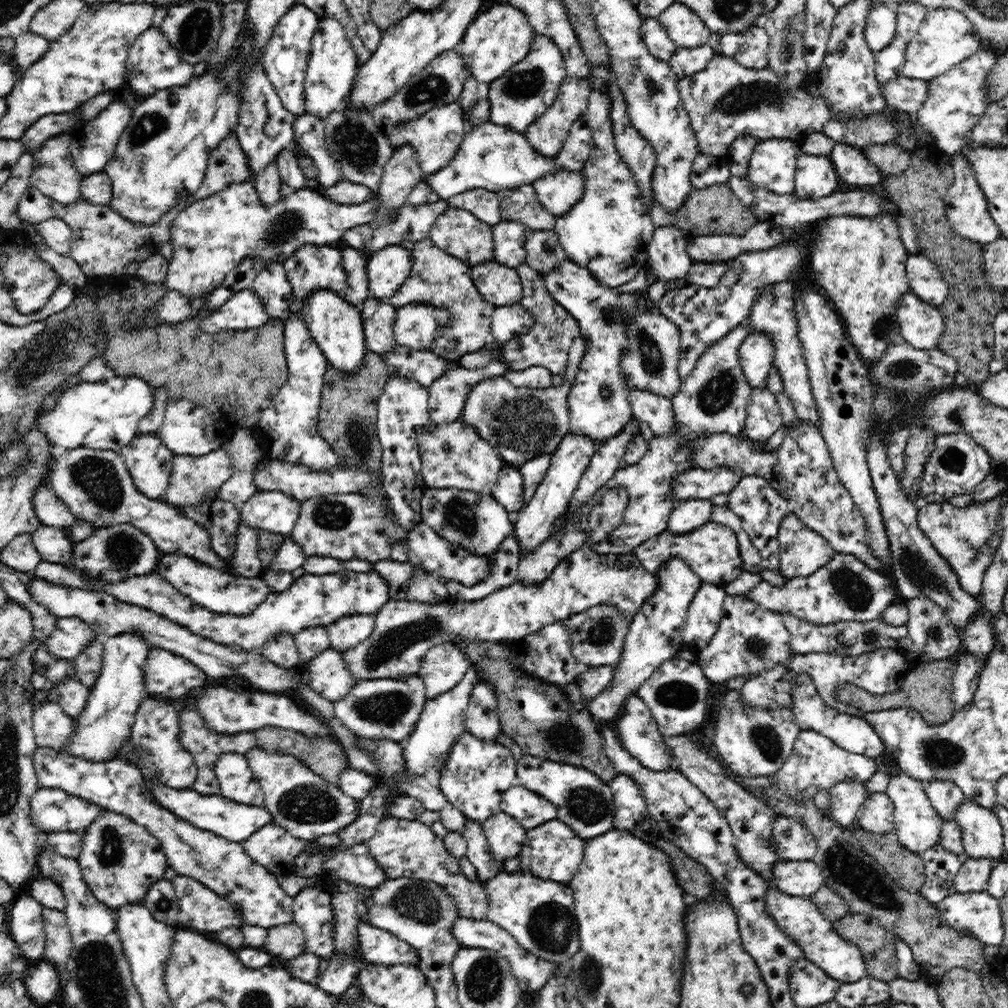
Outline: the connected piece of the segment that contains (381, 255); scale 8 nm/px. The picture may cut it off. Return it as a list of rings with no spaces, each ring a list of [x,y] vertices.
[[[387,246],[368,254],[366,270],[372,297],[380,300],[391,297],[410,276],[411,266],[410,254],[403,248]]]

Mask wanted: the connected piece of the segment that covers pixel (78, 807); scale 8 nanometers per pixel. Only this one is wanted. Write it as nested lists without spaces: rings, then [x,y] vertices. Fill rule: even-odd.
[[[40,787],[31,798],[32,822],[44,833],[77,832],[106,810],[58,788]]]

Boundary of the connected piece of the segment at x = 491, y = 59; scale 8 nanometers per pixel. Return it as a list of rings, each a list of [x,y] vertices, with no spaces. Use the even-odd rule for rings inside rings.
[[[502,2],[488,8],[486,12],[480,12],[474,22],[468,25],[457,50],[463,58],[468,74],[472,74],[476,81],[488,85],[526,58],[535,34],[534,27],[529,24],[522,10]]]

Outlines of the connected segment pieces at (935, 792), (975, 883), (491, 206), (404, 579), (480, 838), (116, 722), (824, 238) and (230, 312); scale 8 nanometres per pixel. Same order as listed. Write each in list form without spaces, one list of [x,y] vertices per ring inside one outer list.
[[[949,780],[929,781],[925,791],[936,812],[946,821],[954,820],[956,808],[967,799],[960,787]]]
[[[968,858],[954,878],[955,893],[981,892],[996,864],[994,859]]]
[[[486,189],[467,190],[446,200],[448,207],[468,210],[486,224],[494,226],[503,220],[496,192]]]
[[[386,559],[373,563],[373,570],[376,571],[387,584],[389,600],[406,599],[406,588],[410,578],[414,576],[416,565],[410,561],[394,561]]]
[[[468,818],[462,834],[467,841],[466,859],[476,869],[478,881],[484,884],[493,880],[502,871],[501,866],[496,863],[496,860],[492,857],[492,853],[490,853],[482,823]]]
[[[118,634],[103,639],[103,665],[80,716],[75,719],[76,730],[62,746],[62,751],[90,762],[106,762],[117,758],[121,746],[130,741],[131,726],[140,703],[149,692],[144,682],[144,664],[151,646],[138,634]]]
[[[876,214],[872,218],[859,215],[830,216],[822,220],[820,232],[814,236],[807,258],[812,282],[830,300],[843,321],[852,346],[869,365],[886,353],[888,346],[904,342],[897,319],[898,301],[909,292],[905,266],[909,252],[903,245],[898,223],[890,214]]]
[[[242,289],[235,292],[220,308],[210,310],[204,318],[198,320],[198,326],[213,335],[220,330],[258,329],[270,321],[264,309],[264,303],[254,289]]]

